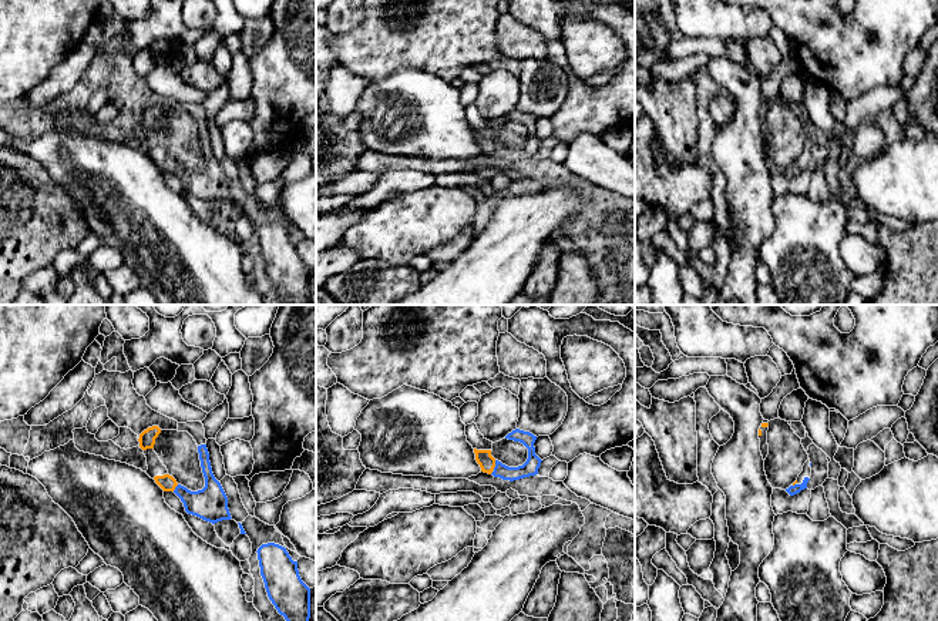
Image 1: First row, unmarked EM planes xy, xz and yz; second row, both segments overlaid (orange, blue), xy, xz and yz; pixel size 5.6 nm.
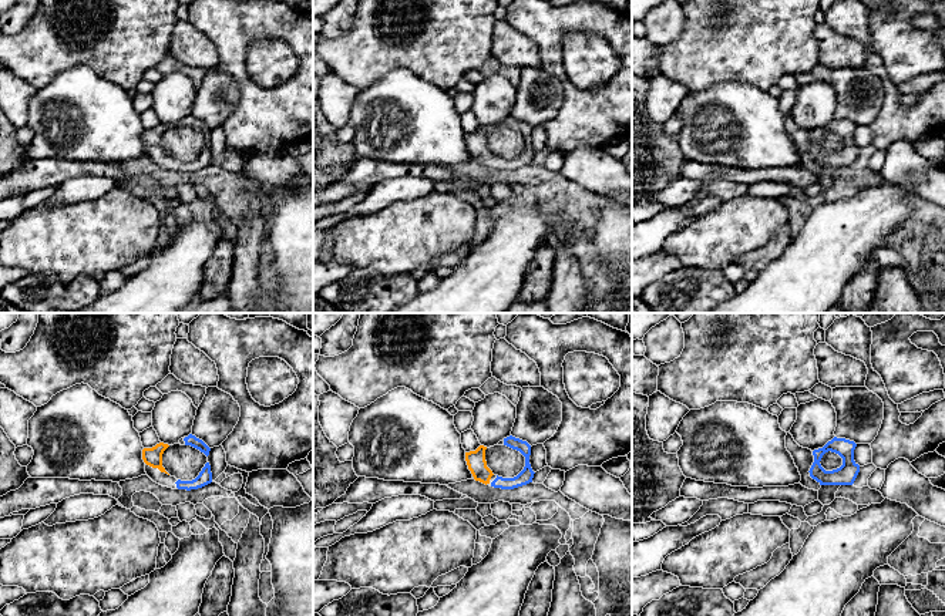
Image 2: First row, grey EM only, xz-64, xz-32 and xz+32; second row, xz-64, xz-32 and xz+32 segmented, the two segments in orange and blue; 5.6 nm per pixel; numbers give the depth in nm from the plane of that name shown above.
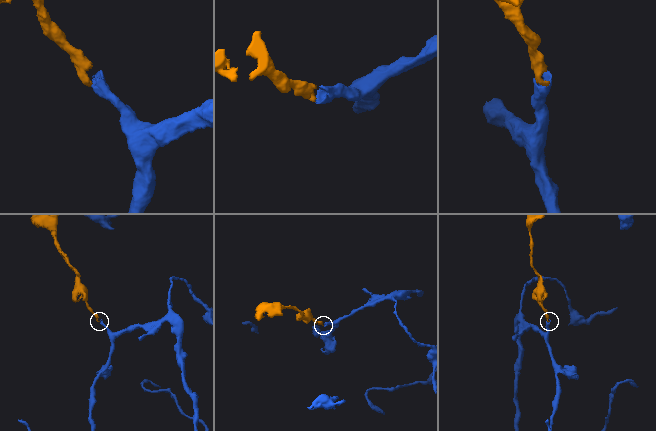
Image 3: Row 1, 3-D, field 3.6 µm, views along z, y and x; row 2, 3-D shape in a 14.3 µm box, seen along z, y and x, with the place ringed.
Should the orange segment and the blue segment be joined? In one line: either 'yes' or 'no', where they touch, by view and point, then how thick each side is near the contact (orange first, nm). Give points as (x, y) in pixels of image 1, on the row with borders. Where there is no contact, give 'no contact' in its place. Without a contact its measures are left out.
yes | xz (494, 465) | 90/90 nm

